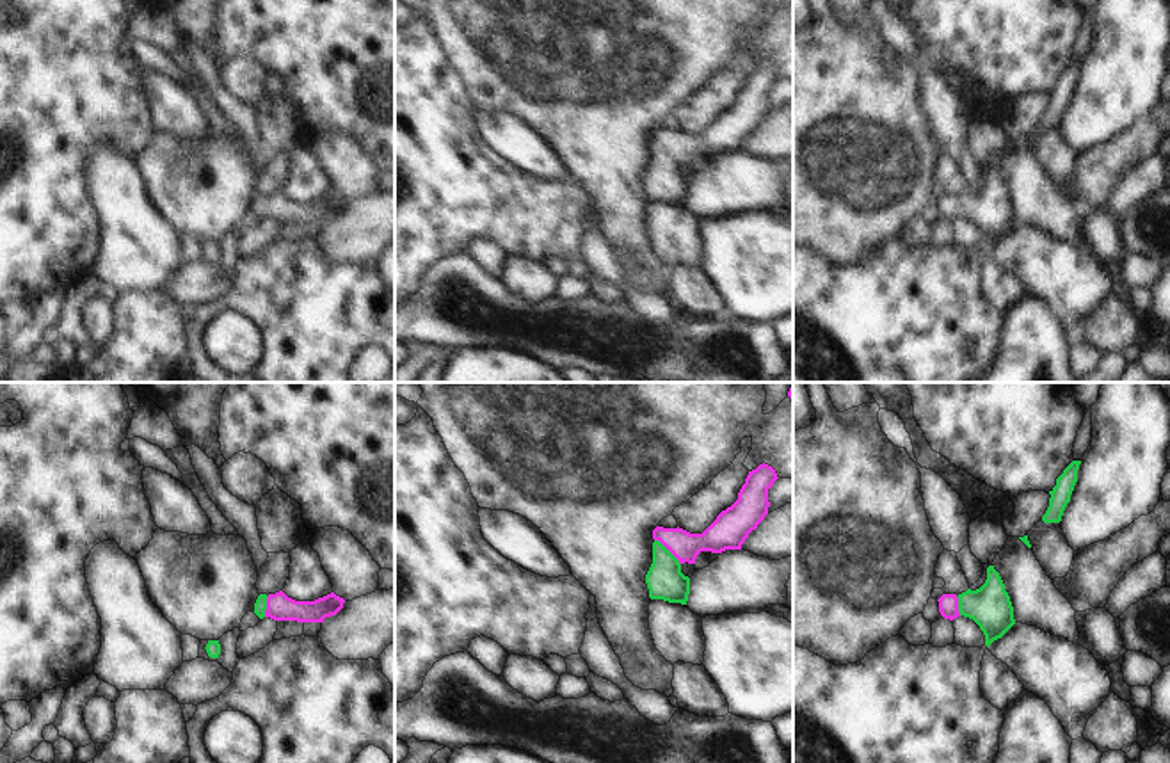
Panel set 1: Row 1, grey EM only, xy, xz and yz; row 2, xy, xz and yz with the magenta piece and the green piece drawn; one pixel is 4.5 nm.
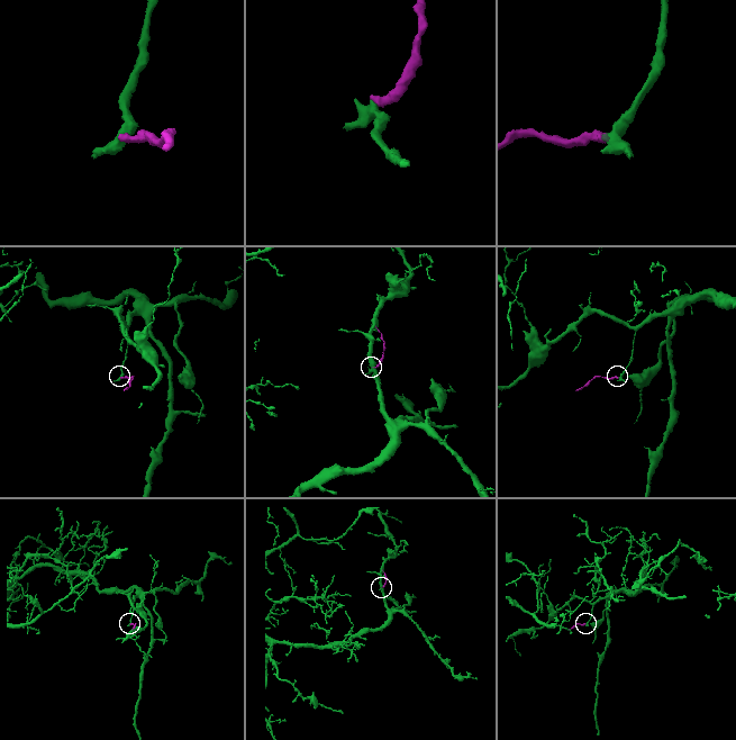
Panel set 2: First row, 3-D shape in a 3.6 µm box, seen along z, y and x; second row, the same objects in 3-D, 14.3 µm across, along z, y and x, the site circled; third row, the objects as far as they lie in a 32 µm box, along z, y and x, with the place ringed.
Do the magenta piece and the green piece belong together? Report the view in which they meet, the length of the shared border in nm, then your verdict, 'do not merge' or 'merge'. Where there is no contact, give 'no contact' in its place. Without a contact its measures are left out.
contact in xz; length 170 nm; merge

